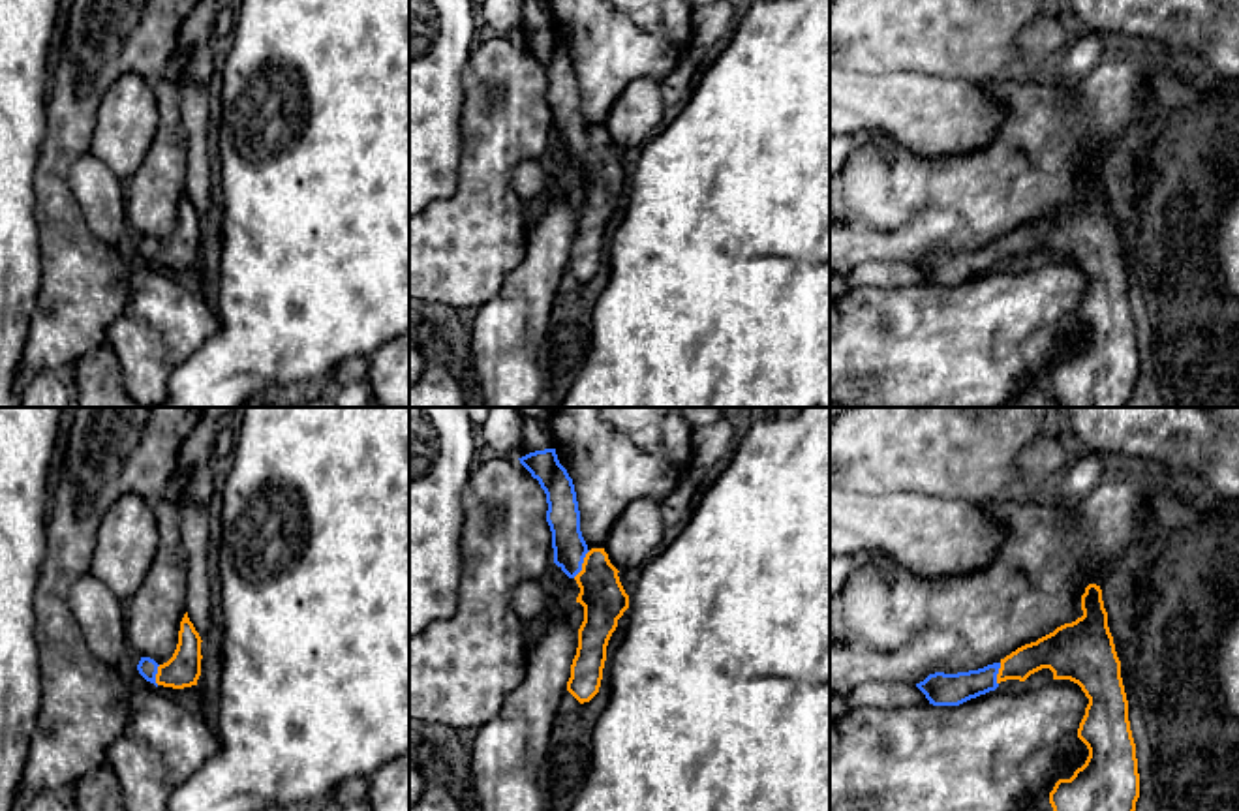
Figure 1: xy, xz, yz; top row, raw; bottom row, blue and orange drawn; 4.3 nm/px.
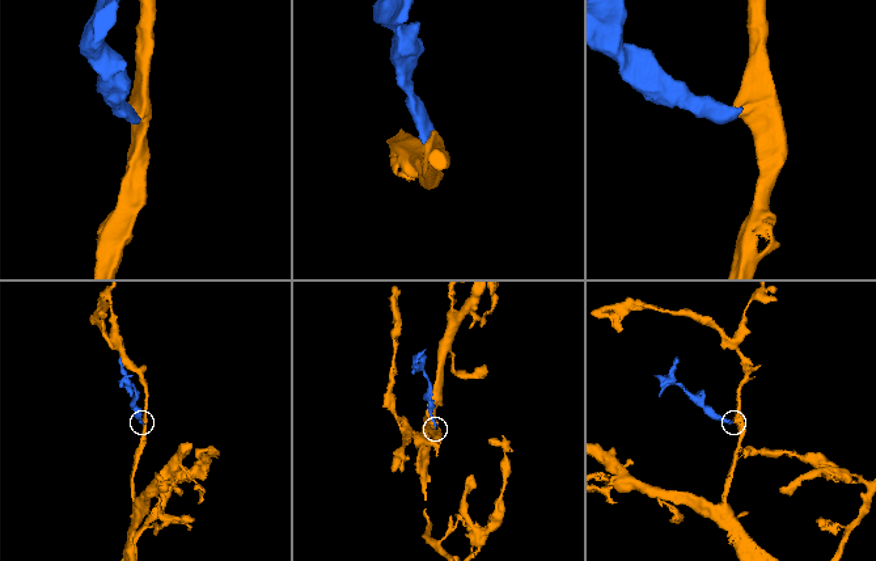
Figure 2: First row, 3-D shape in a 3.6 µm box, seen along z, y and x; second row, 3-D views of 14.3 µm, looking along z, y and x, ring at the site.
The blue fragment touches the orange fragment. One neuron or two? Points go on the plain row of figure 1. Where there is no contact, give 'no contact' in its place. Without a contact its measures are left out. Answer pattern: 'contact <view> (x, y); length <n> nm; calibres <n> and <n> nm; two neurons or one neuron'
contact xz (582, 141); length 140 nm; calibres 140 and 190 nm; one neuron

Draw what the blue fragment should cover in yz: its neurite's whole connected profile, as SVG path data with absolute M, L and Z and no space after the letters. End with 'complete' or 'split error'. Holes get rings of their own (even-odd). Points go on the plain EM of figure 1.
M1089 163L1083 195L978 250L929 253L916 267L933 285L959 285L995 270L1001 261L1025 261L1049 248L1053 259L1081 267L1089 283L1078 308L1089 336L1070 359L1059 359L1049 383L1061 407L1124 407L1140 377L1136 323L1121 240L1108 207L1102 169Z; split error

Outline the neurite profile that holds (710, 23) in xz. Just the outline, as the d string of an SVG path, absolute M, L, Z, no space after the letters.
M717 0L710 6L691 8L691 47L711 47L727 38L740 15L738 0Z

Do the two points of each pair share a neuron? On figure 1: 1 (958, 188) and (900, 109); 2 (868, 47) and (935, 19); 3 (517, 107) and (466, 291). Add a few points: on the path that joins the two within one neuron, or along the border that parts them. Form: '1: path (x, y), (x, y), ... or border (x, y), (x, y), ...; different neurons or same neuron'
1: border (941, 160), (937, 164); different neurons
2: path (885, 30), (896, 19), (918, 19); same neuron
3: path (490, 153), (485, 168), (485, 220), (466, 246); same neuron

